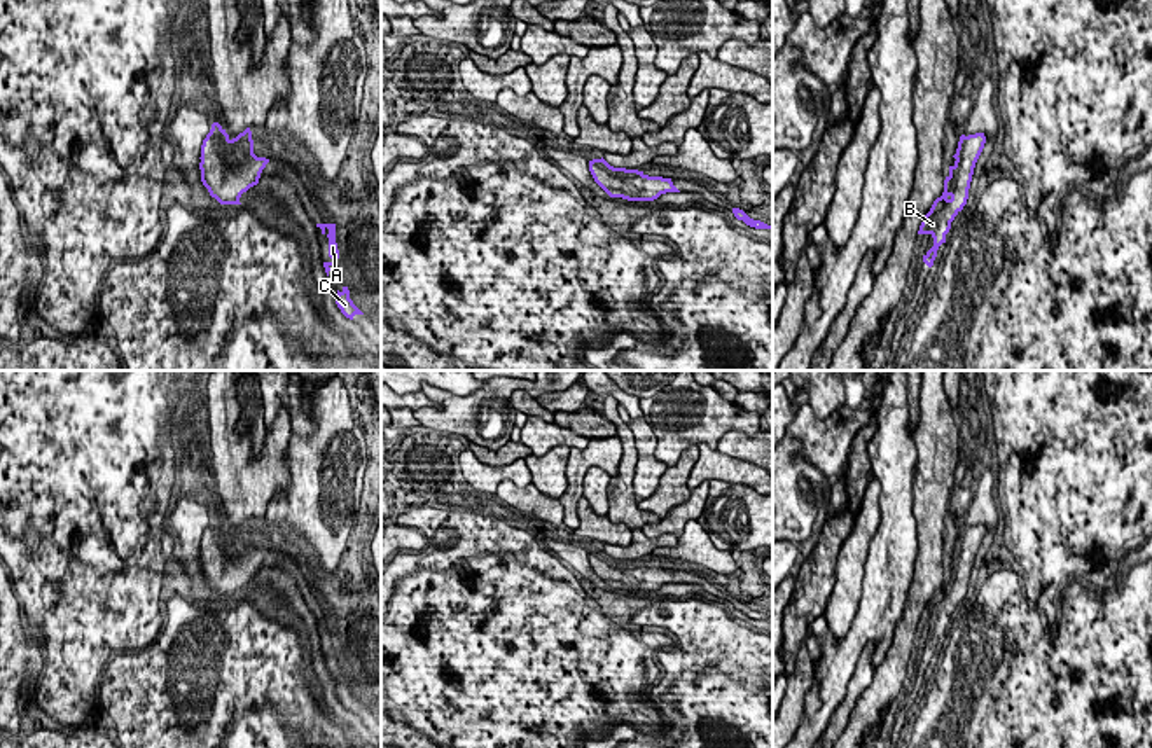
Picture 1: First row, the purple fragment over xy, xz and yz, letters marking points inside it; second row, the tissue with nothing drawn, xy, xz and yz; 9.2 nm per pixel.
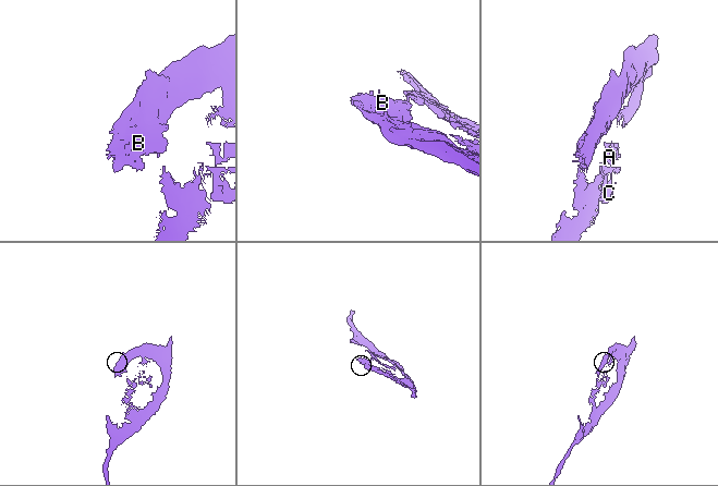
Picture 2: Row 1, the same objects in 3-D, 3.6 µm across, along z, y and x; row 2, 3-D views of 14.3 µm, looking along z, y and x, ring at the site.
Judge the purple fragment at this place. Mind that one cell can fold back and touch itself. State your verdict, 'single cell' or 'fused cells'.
single cell

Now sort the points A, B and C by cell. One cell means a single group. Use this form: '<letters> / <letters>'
A B C

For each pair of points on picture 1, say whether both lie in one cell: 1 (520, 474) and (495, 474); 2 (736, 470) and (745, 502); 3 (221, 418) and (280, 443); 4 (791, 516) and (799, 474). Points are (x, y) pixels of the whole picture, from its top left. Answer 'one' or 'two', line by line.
1: one
2: two
3: one
4: one

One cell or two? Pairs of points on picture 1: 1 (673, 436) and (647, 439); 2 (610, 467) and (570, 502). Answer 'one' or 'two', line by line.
1: two
2: one

